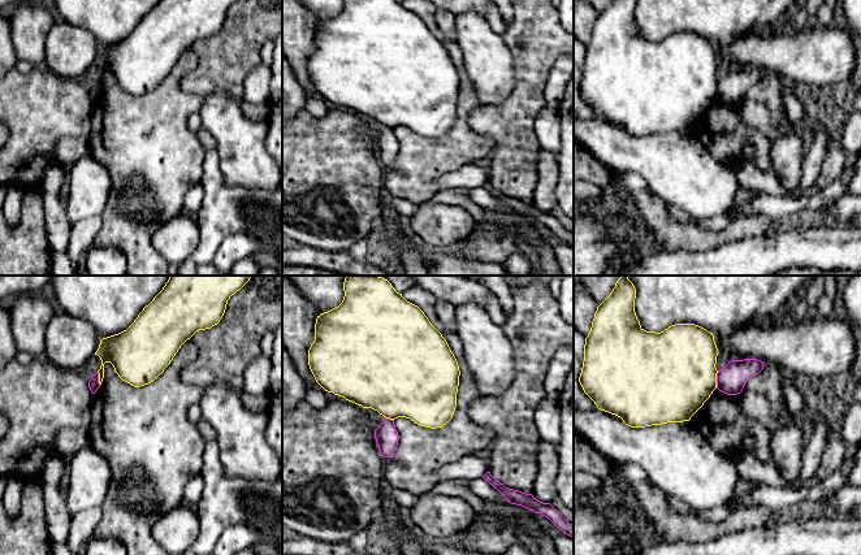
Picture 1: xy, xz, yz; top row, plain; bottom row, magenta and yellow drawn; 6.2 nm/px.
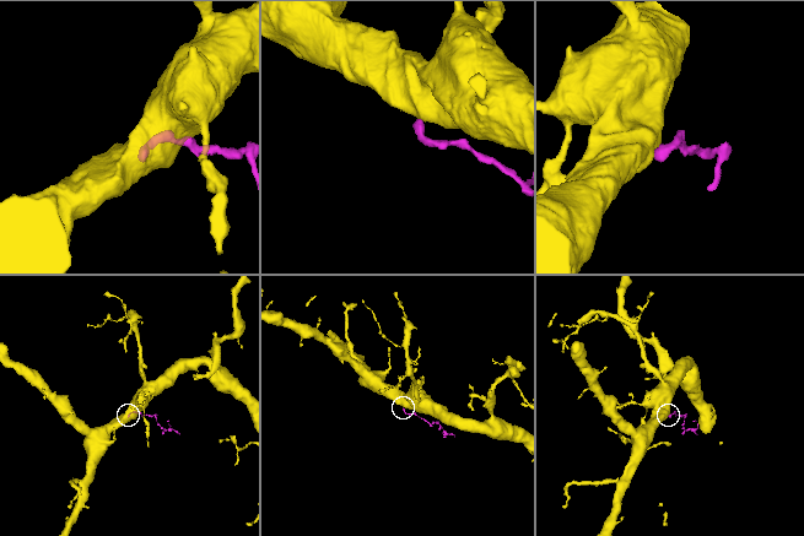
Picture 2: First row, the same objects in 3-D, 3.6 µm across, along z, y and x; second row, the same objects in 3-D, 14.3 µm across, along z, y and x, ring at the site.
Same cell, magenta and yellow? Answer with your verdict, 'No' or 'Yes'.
No

